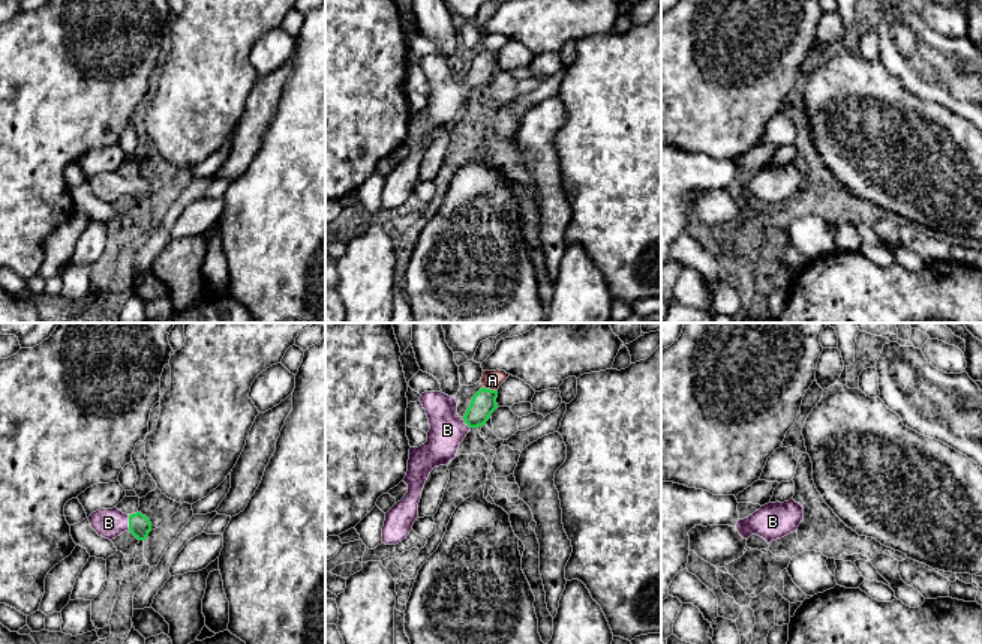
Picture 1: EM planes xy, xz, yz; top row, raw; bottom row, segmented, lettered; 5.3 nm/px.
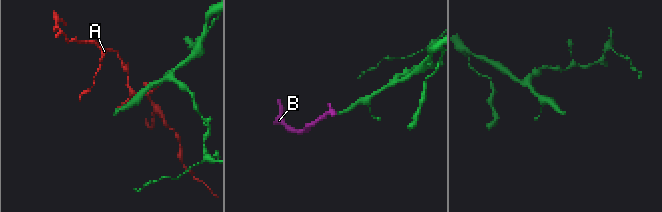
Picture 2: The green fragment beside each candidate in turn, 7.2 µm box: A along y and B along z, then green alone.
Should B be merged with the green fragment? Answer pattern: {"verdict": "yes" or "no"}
{"verdict": "yes"}

